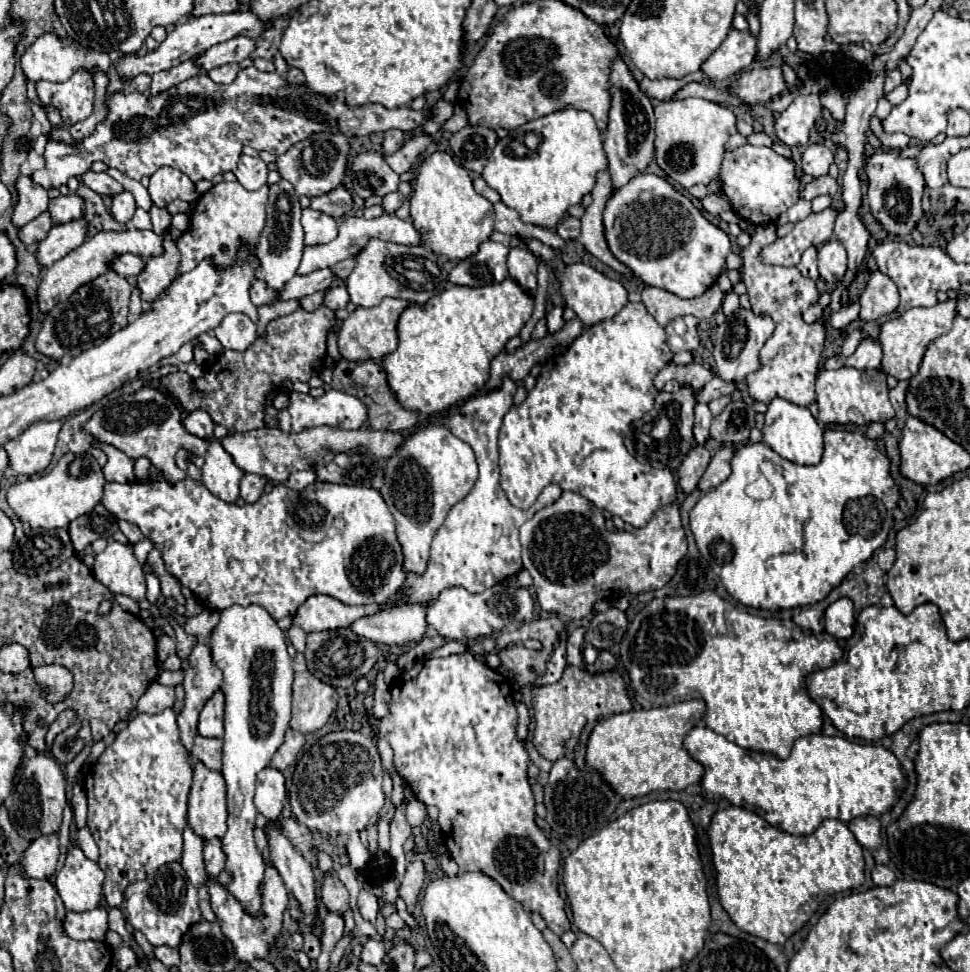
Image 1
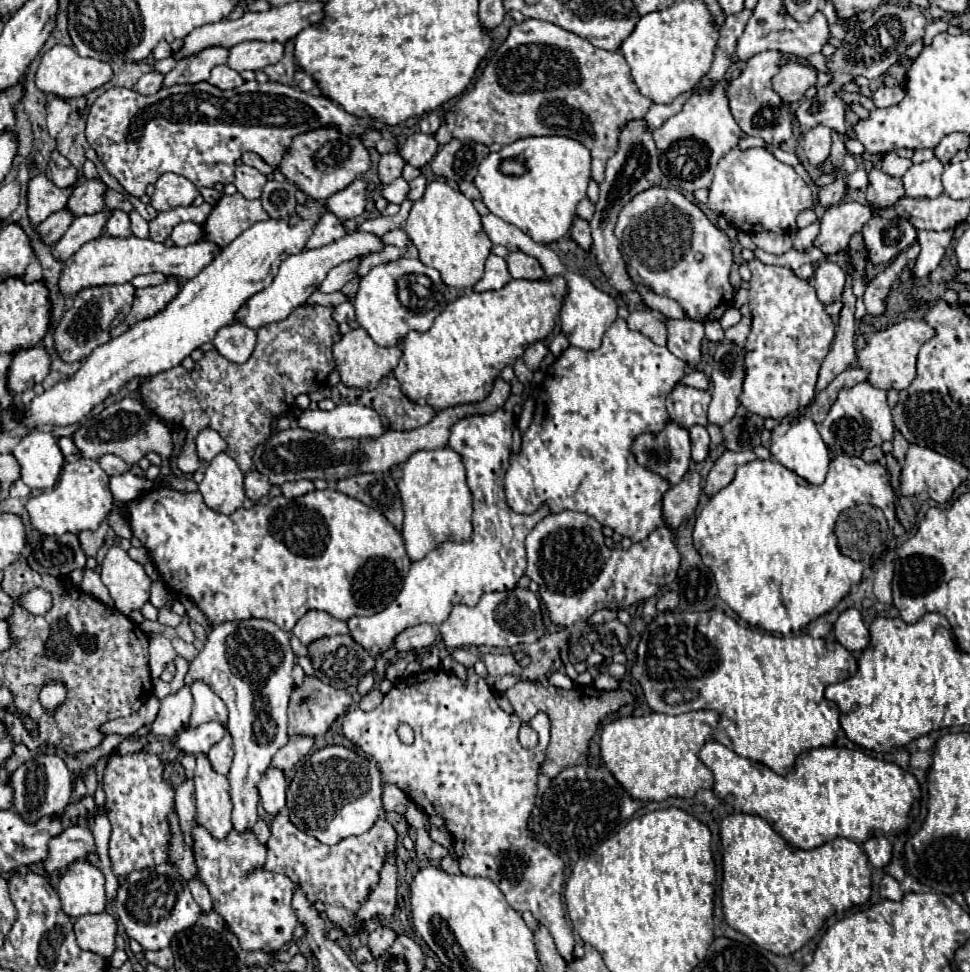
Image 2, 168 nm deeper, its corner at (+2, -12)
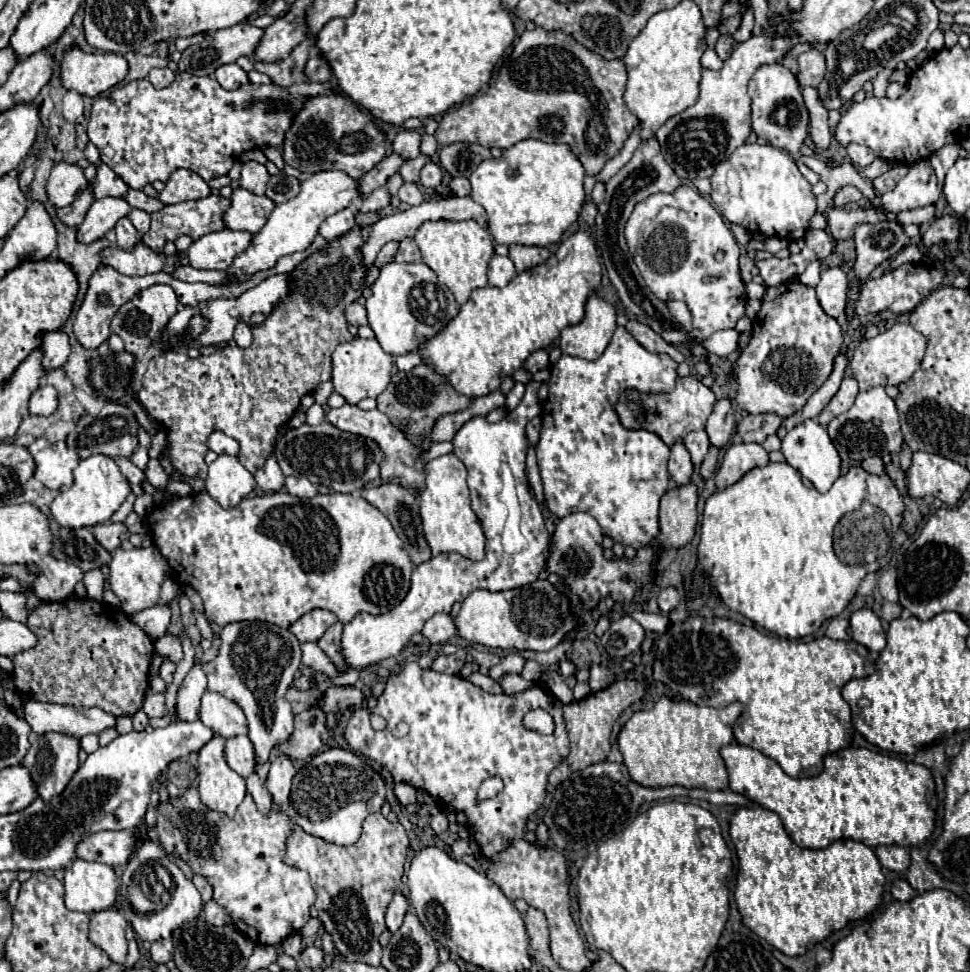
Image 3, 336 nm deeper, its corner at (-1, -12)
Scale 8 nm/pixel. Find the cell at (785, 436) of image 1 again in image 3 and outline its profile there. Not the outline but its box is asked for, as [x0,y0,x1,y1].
[782,420,840,492]

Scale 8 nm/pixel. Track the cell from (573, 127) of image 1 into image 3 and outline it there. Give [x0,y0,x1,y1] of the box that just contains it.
[470,140,586,246]

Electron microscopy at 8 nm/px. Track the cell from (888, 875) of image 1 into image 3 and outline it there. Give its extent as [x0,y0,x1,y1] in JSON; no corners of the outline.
[892,880,914,902]

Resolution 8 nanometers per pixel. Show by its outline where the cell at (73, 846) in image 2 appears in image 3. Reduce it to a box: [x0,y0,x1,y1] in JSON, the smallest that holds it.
[76,788,316,944]

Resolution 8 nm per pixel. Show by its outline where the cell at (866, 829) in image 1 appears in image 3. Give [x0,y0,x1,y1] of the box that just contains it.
[876,846,910,872]

